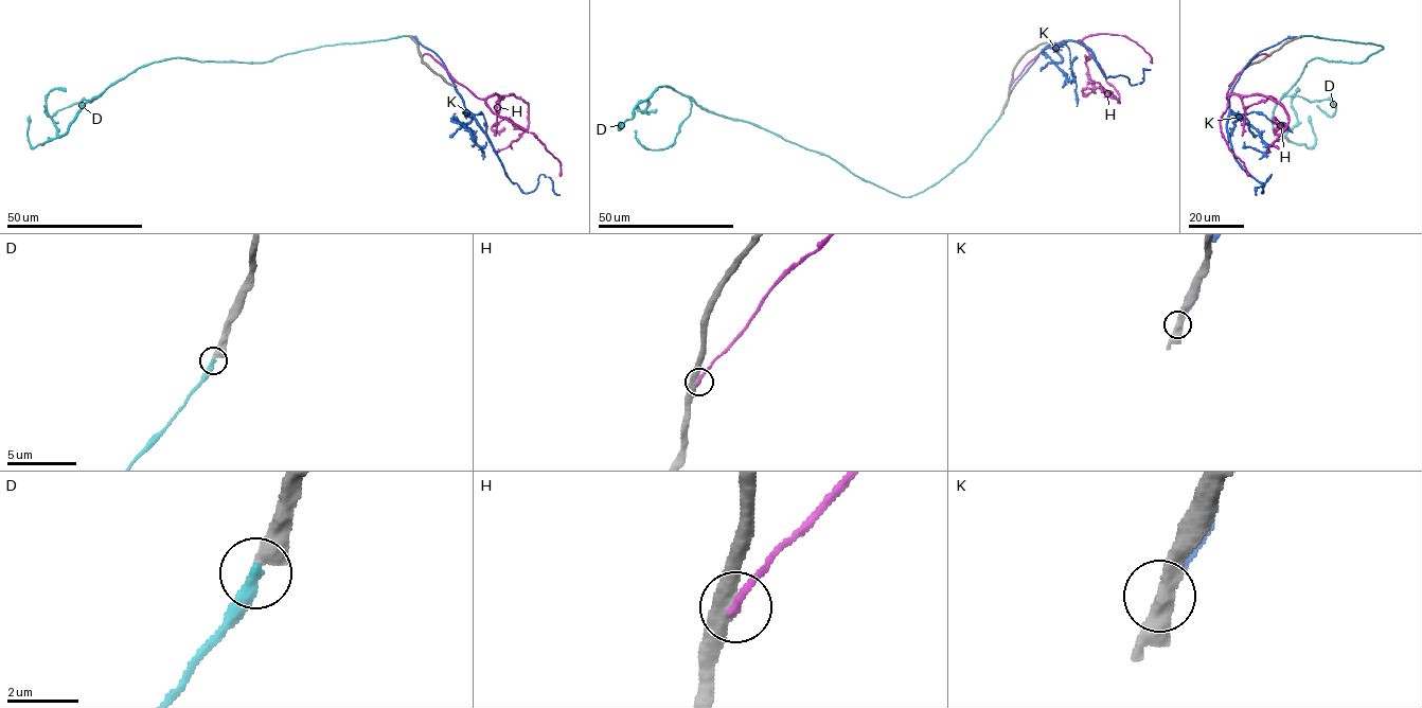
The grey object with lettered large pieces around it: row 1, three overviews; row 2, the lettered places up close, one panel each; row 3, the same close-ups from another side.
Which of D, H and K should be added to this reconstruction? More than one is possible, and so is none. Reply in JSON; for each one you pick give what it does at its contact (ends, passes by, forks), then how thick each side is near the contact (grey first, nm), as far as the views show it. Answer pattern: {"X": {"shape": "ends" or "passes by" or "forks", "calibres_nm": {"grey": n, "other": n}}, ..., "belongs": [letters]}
{"belongs": []}

